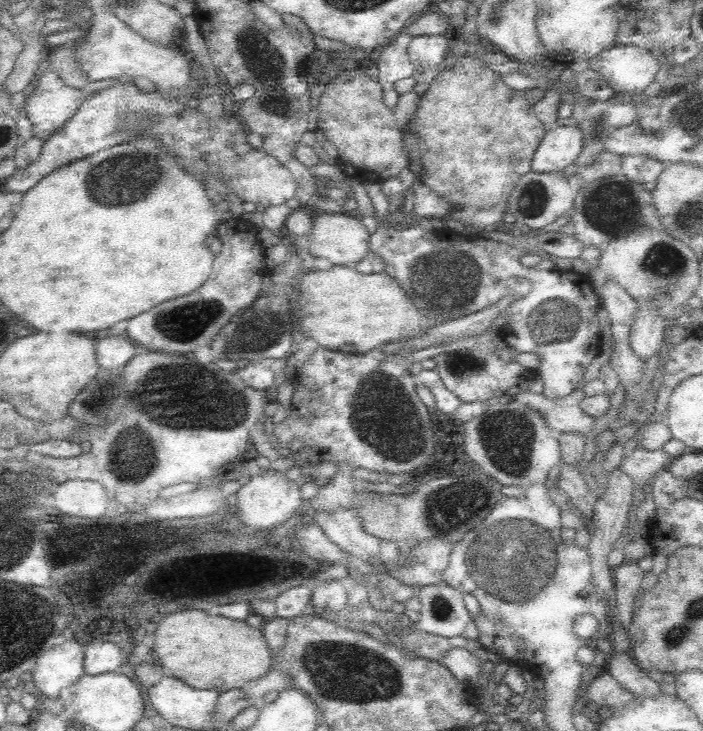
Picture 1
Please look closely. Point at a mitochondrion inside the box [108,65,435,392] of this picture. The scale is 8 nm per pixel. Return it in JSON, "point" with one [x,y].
{"point":[184,324]}

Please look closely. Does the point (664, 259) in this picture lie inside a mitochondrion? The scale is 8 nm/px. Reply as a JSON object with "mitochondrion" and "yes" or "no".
{"mitochondrion":"yes"}

